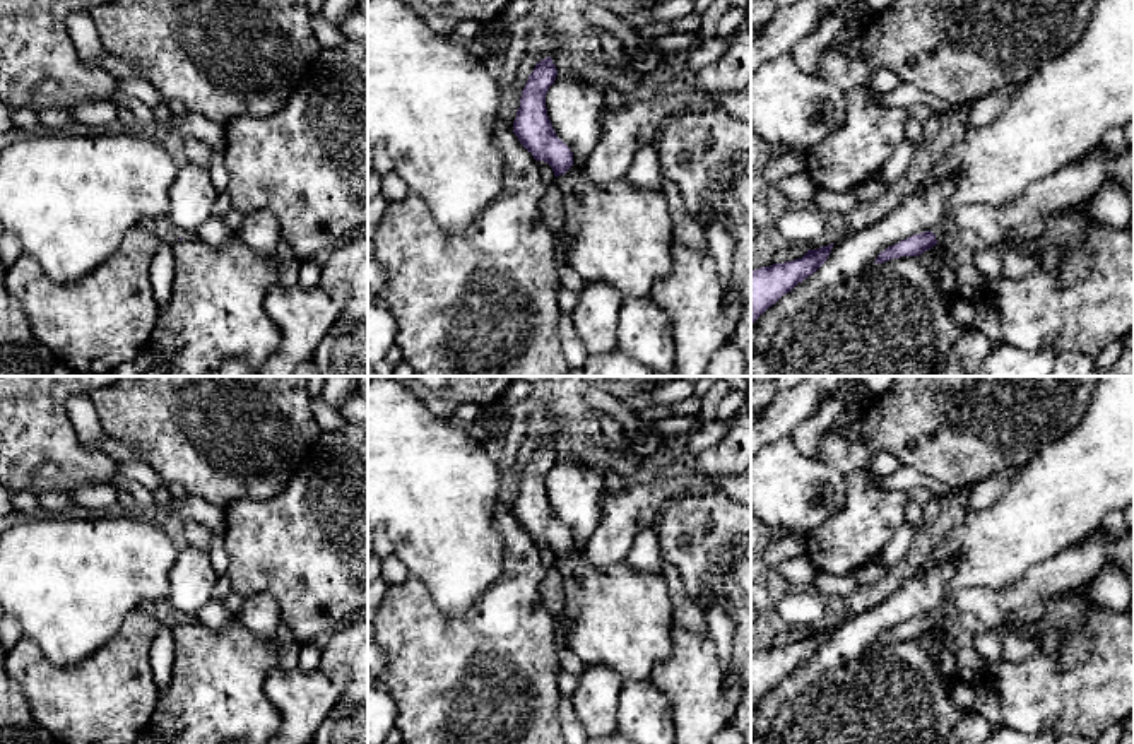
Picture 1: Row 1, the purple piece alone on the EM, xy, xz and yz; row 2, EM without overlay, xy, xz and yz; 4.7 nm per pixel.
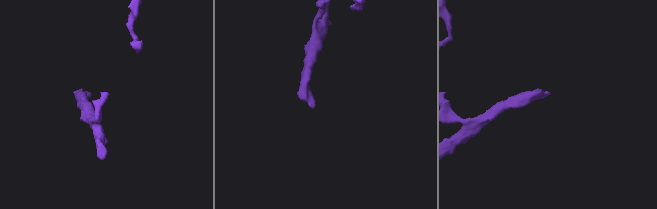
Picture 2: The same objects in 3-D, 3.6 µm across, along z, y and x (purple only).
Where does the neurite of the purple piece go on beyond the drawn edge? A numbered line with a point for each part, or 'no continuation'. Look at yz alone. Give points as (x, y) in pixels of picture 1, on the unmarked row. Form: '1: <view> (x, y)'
1: yz (968, 613)

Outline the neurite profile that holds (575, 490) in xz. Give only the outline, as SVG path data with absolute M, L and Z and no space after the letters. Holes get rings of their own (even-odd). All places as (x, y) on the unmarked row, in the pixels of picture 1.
M576 453L558 455L546 477L546 491L551 508L575 544L587 544L602 518L605 491L600 464L595 467Z

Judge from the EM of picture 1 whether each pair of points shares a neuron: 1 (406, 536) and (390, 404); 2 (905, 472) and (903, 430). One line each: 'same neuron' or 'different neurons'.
1: same neuron
2: different neurons

